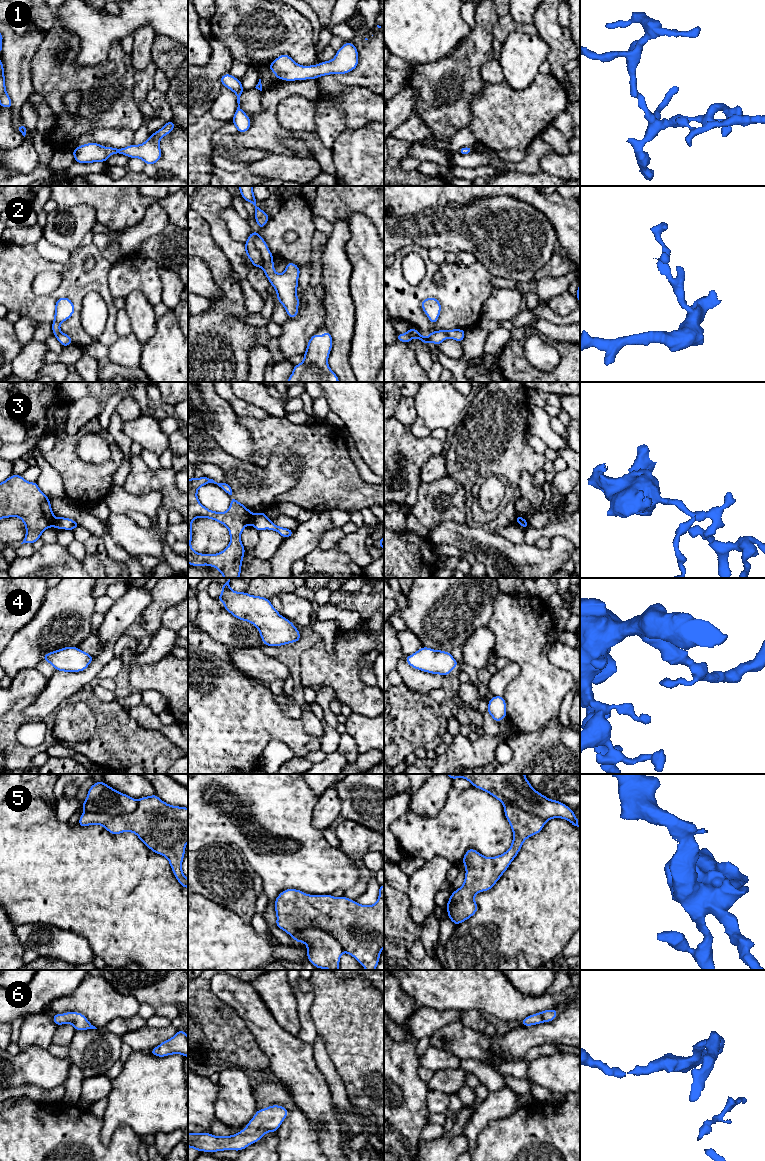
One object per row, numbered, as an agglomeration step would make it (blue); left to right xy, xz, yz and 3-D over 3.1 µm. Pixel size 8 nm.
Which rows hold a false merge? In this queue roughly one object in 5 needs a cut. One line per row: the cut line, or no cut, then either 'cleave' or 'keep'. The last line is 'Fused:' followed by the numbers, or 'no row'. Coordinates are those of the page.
1: cut none; keep
2: cut xz (256, 232), (254, 247), (260, 254), (262, 266); cleave
3: cut xz (254, 514), (250, 523); cleave
4: cut none; keep
5: cut xy (139, 800), (139, 804), (132, 811), (121, 814), (85, 810); cleave
6: cut none; keep
Fused: 2, 3, 5

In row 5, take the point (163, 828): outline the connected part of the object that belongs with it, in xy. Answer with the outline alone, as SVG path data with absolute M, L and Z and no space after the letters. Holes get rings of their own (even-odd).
M156 794L139 799L138 807L122 815L83 812L78 825L101 825L117 835L132 832L152 850L169 861L174 876L183 888L188 888L181 864L188 843L188 808L169 805Z

